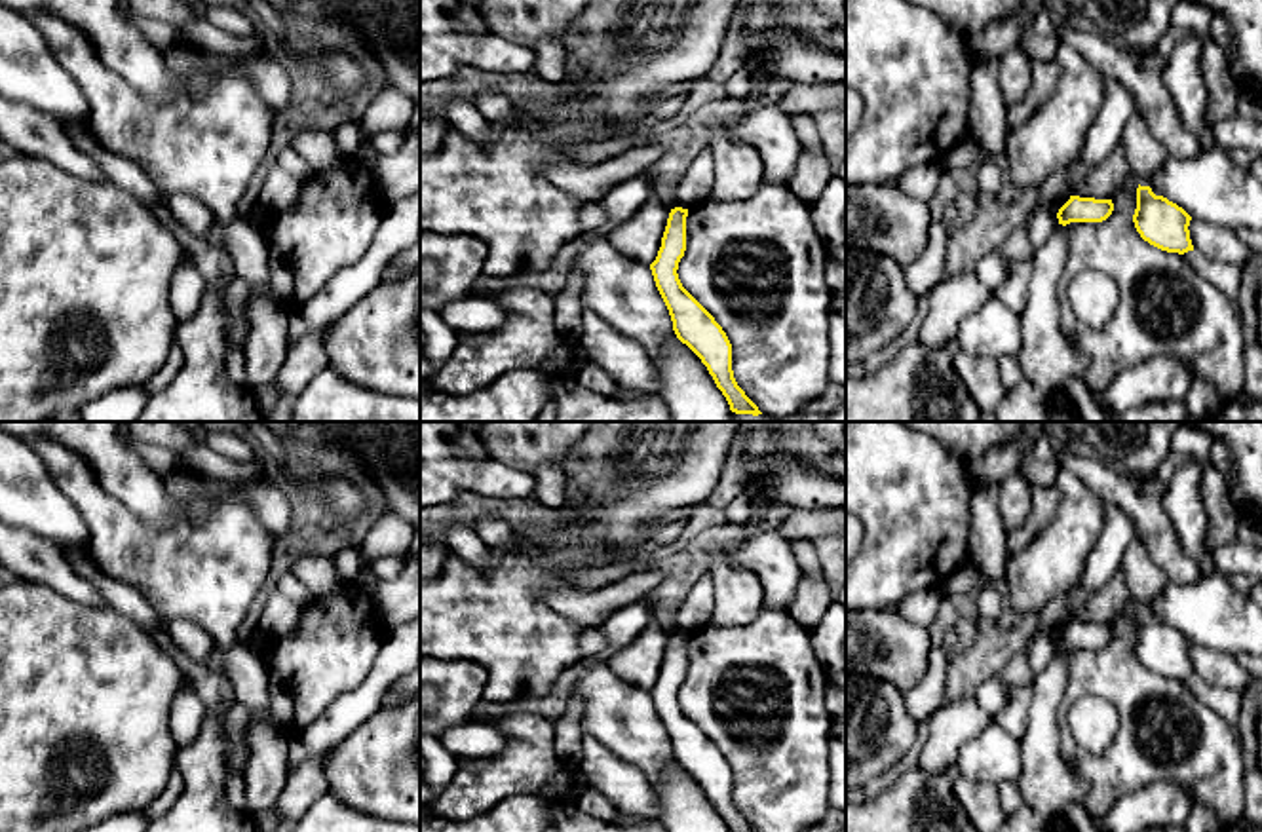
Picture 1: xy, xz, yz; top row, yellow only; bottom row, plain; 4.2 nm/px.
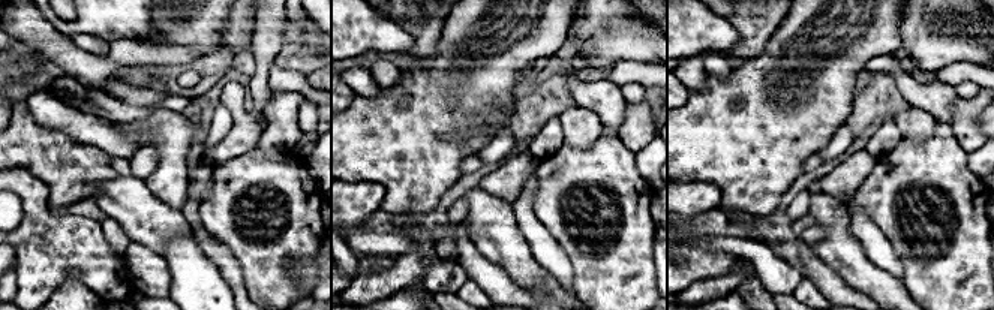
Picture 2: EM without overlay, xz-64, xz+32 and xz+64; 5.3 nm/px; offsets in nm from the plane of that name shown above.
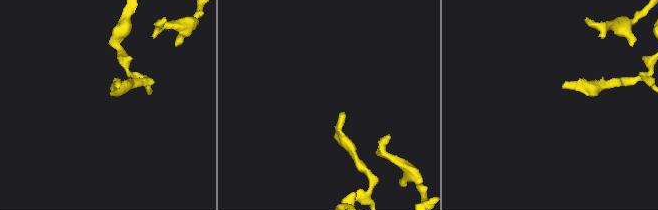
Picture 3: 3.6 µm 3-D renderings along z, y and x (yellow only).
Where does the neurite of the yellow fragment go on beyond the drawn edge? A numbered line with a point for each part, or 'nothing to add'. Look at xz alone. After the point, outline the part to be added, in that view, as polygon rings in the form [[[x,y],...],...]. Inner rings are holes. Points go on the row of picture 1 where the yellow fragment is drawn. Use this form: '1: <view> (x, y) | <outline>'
nothing to add

